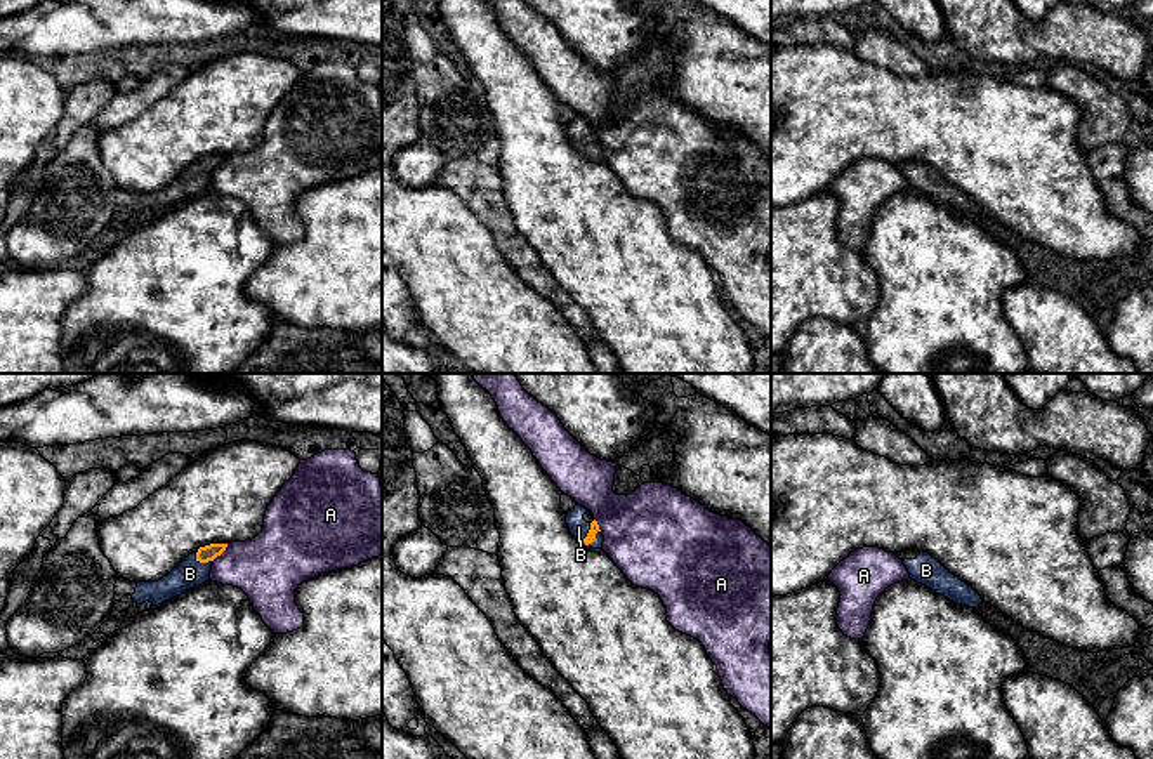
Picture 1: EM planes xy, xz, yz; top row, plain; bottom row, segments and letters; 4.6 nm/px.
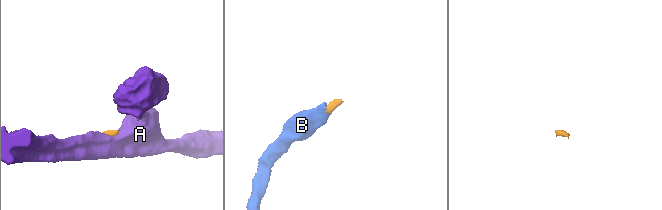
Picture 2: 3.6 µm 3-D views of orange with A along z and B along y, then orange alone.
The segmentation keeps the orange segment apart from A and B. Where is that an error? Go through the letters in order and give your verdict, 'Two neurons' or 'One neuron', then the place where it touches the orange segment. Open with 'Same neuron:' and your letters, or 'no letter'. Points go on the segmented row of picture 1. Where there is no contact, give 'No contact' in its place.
Same neuron: B
A: Two neurons. Touches orange at xy (221, 553)
B: One neuron. Touches orange at xy (202, 561)

